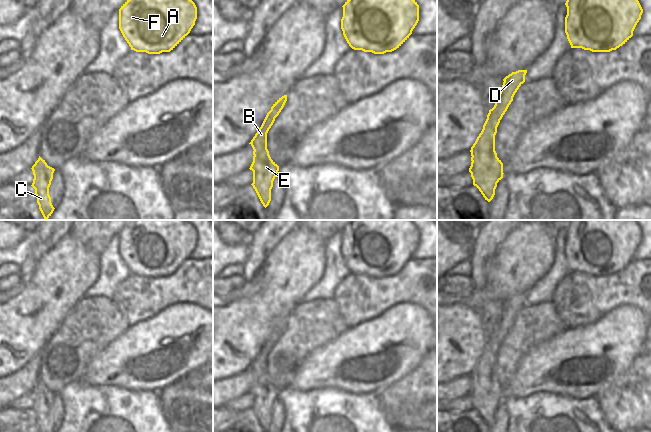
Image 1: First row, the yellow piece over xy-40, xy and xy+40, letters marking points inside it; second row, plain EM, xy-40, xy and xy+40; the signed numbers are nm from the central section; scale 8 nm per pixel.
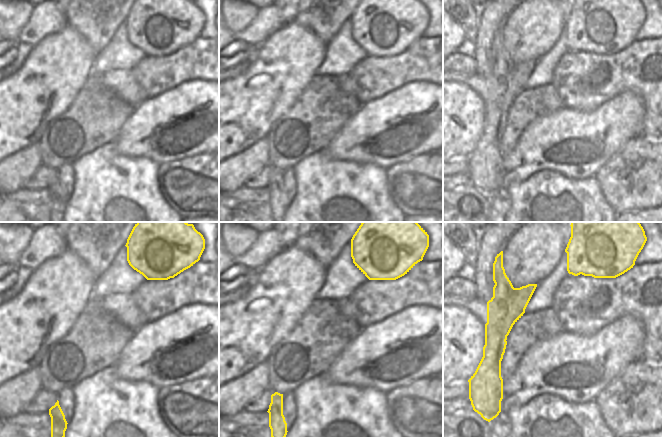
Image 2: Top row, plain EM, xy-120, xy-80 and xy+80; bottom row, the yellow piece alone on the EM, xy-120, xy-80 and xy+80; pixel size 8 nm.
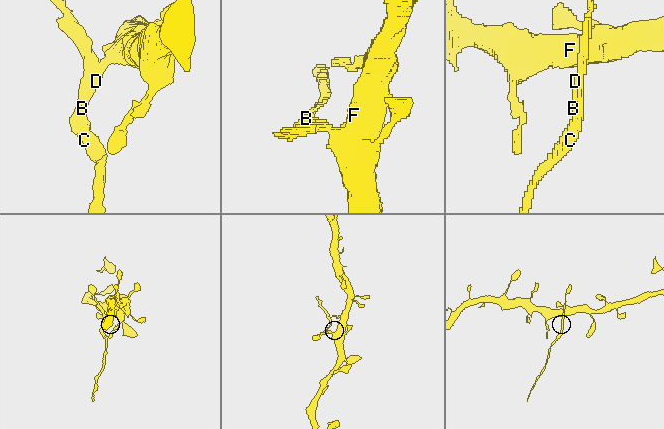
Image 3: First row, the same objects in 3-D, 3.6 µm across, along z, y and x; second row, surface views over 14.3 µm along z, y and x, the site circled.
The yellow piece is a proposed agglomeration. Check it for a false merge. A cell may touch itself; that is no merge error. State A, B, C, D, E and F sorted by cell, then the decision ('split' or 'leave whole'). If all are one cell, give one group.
A D F / B C E; split

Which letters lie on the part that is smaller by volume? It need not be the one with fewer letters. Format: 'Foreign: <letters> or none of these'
Foreign: B, C, E

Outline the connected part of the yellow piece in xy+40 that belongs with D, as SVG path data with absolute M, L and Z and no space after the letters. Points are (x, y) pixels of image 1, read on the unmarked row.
M518 294L512 296L504 302L499 321L495 325L494 333L497 335L497 341L501 344L509 329L513 325L513 321L519 311L525 306L527 294Z

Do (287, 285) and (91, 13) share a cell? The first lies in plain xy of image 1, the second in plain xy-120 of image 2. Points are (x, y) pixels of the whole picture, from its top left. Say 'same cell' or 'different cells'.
different cells

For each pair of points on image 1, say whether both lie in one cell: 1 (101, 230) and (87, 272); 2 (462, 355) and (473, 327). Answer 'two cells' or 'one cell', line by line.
1: two cells
2: one cell

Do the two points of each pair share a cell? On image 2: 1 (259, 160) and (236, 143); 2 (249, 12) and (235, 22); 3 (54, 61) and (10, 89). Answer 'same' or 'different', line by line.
1: different
2: same
3: same

